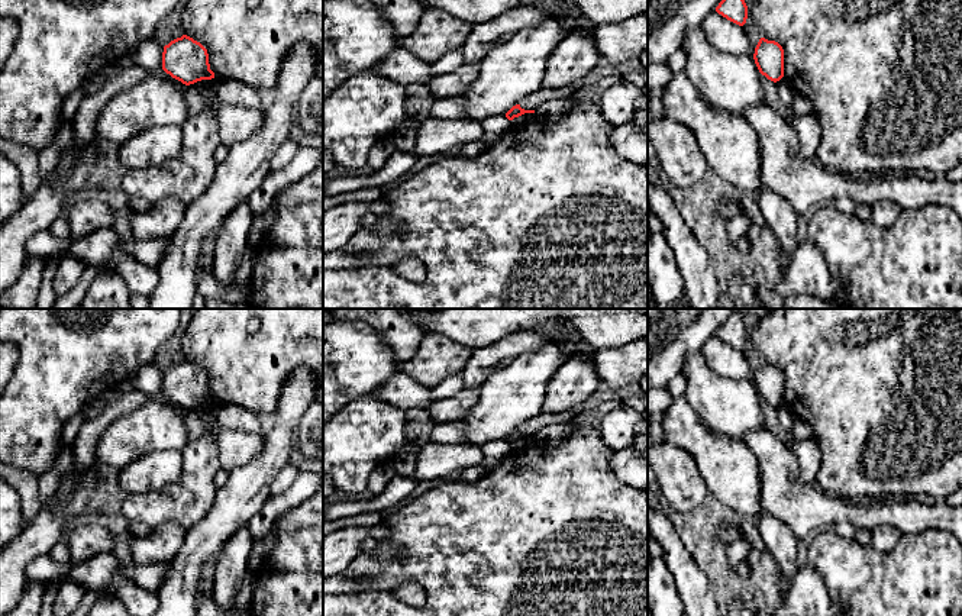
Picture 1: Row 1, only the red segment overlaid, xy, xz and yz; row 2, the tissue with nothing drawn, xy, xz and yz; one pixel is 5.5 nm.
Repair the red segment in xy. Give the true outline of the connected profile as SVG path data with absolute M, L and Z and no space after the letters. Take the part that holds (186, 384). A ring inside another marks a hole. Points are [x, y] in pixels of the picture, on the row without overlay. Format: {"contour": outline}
{"contour": "M187 359L164 371L162 394L185 410L214 403L207 374Z"}

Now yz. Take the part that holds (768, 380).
{"contour": "M761 362L753 384L759 397L768 404L777 407L784 401L784 374L778 367Z"}

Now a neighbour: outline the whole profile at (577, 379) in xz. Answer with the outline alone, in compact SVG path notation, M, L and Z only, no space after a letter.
M577 357L566 359L546 387L545 413L569 412L600 388L594 362Z

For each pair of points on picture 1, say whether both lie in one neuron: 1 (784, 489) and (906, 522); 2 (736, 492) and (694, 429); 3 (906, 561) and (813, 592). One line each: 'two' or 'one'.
1: one
2: one
3: two

